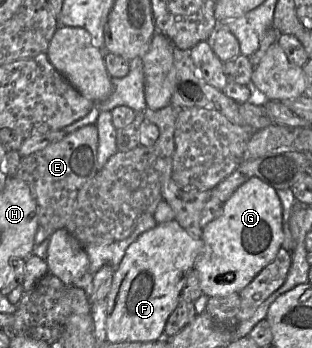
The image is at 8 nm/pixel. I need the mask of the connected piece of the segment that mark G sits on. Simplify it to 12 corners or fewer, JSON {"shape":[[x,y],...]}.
{"shape":[[250,178],[203,228],[203,294],[244,289],[276,258],[283,208]]}

